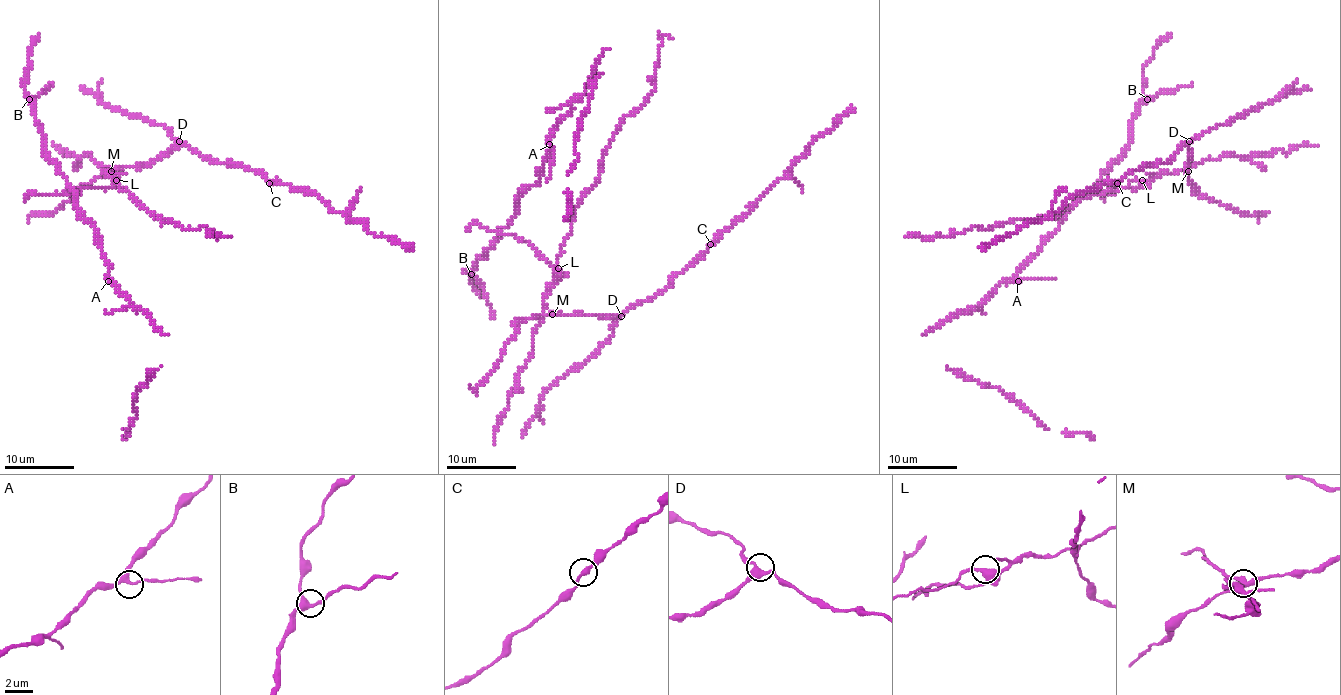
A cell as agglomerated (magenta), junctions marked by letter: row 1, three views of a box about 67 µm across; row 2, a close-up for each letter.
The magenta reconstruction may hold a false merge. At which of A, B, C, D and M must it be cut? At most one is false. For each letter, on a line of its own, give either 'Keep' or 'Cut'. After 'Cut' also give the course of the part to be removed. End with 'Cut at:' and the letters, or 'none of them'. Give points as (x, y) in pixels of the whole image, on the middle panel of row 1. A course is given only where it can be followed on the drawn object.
A: Keep
B: Keep
C: Keep
D: Keep
M: Cut. Course of the part to remove: (553, 314), (544, 312), (544, 293), (572, 212), (612, 135), (654, 88), (661, 38), (672, 38)
Cut at: M

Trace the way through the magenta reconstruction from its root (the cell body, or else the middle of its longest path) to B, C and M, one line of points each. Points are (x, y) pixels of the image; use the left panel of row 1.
B: (87, 187), (68, 192), (68, 181), (47, 155), (43, 131), (29, 99)
C: (87, 187), (109, 188), (113, 180), (102, 169), (150, 166), (181, 145), (218, 162), (256, 169), (269, 183)
M: (87, 187), (109, 188), (113, 180), (102, 169), (111, 171)

